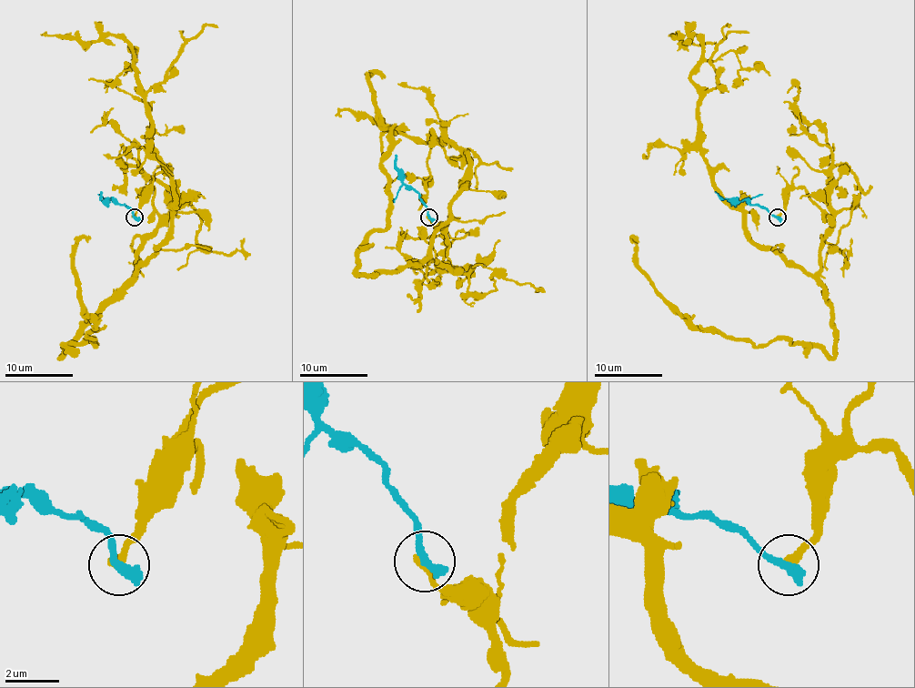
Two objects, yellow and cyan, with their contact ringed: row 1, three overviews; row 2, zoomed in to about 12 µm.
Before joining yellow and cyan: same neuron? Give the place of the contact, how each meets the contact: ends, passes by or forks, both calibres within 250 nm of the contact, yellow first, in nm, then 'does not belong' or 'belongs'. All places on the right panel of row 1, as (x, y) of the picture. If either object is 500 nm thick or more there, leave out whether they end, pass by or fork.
place (778, 217); yellow ends; cyan ends; calibres 340 and 440 nm; does not belong

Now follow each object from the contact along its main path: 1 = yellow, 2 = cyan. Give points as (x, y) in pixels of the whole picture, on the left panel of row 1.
1: (135, 217), (151, 187), (158, 230), (135, 274), (170, 232), (174, 186), (133, 49), (40, 34)
2: (135, 217), (125, 205), (101, 197), (103, 191)

